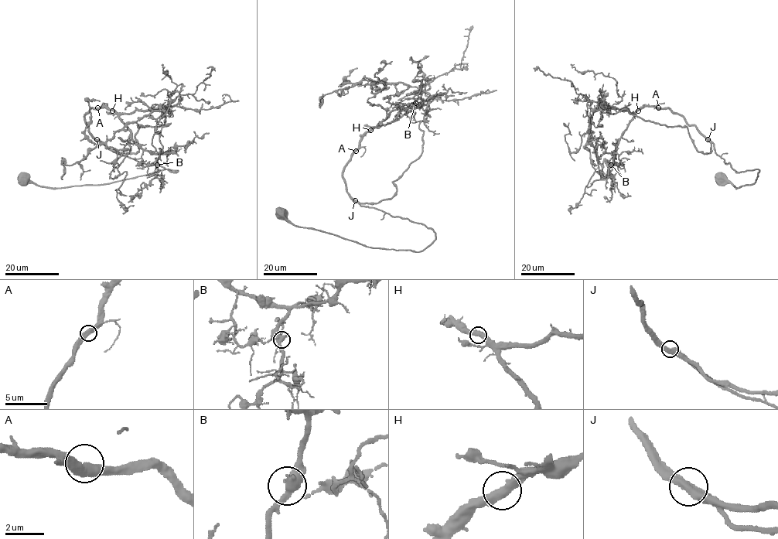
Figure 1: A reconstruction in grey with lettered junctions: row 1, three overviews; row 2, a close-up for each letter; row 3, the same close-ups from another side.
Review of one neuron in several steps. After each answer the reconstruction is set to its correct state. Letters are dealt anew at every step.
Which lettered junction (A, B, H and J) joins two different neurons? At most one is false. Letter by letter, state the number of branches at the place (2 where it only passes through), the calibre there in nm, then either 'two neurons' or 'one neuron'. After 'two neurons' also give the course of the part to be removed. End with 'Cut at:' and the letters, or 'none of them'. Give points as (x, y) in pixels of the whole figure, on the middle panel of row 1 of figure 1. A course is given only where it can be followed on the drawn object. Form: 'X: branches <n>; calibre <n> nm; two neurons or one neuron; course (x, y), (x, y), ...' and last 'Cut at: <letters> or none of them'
A: branches 2; calibre 480 nm; one neuron
B: branches 2; calibre 460 nm; one neuron
H: branches 2; calibre 480 nm; one neuron
J: branches 2; calibre 480 nm; one neuron
Cut at: none of them

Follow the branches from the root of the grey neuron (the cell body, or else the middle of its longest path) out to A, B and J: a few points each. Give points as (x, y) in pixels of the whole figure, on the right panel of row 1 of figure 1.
A: (720, 178), (738, 188), (753, 184), (759, 170), (736, 172), (694, 125), (667, 108), (658, 107)
B: (720, 178), (738, 188), (753, 184), (759, 170), (736, 172), (694, 125), (655, 106), (636, 112), (611, 165)
J: (720, 178), (738, 188), (753, 184), (759, 170), (736, 172), (715, 152), (714, 144), (708, 140)

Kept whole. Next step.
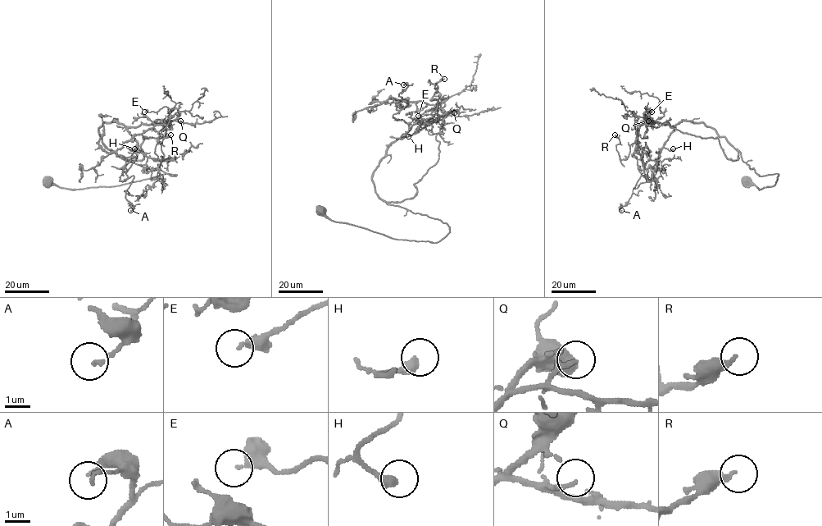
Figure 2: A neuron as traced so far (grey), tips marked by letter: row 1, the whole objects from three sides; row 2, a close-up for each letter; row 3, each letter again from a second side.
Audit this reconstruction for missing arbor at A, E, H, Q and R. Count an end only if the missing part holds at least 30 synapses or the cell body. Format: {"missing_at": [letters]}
{"missing_at": []}

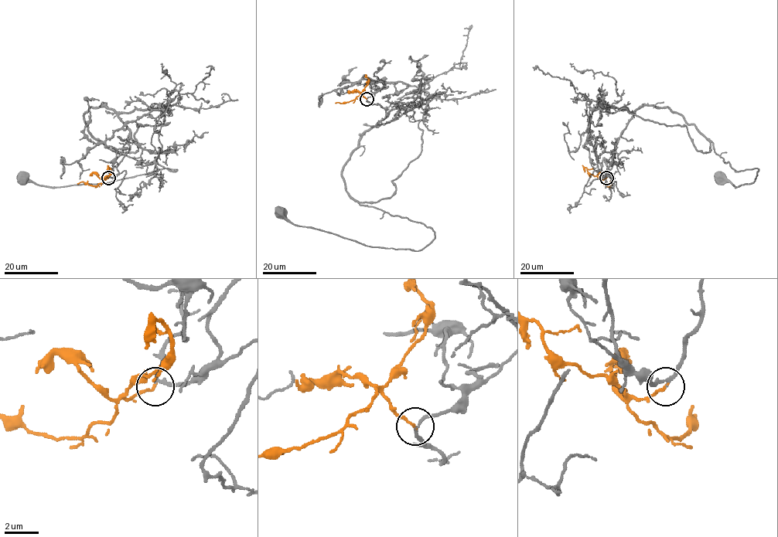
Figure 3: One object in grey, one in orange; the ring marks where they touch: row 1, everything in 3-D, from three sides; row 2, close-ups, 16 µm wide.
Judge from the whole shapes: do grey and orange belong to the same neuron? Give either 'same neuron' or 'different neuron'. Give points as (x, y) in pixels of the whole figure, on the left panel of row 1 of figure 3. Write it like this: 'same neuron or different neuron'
same neuron

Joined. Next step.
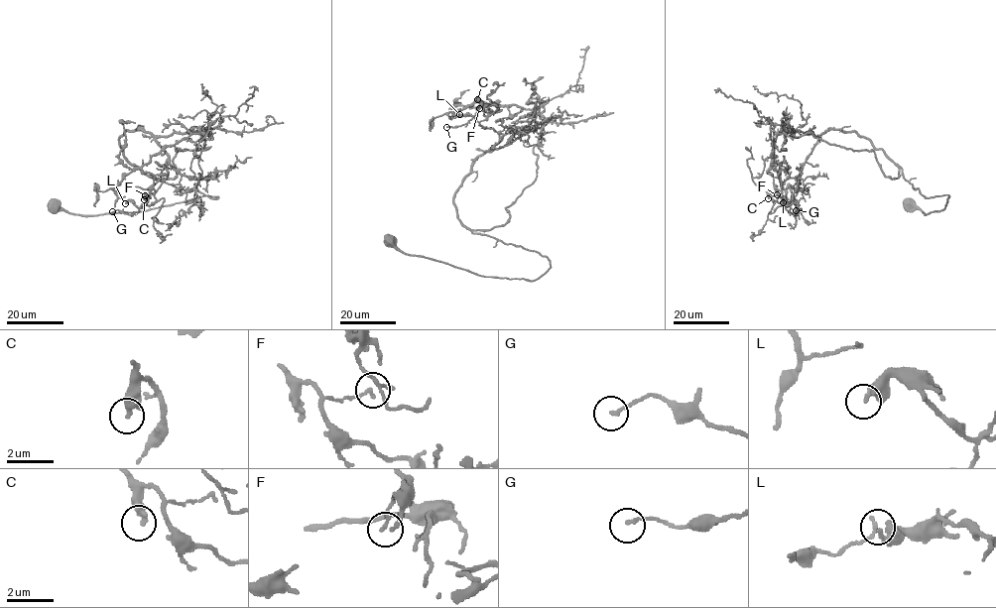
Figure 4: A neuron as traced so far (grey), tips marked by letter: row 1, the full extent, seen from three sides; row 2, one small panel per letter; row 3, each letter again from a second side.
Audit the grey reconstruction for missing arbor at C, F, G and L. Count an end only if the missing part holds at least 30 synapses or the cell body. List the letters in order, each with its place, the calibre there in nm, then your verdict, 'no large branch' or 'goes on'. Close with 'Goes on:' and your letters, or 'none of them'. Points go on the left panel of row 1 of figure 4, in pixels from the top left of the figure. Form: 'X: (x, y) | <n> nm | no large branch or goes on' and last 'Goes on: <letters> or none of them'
C: (144, 199) | 360 nm | no large branch
F: (145, 195) | 90 nm | no large branch
G: (112, 211) | 130 nm | no large branch
L: (125, 203) | 260 nm | no large branch
Goes on: none of them

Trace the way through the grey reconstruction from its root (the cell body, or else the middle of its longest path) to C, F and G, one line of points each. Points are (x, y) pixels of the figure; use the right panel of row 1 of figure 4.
C: (908, 203), (927, 214), (949, 196), (925, 197), (882, 150), (840, 129), (820, 136), (791, 205), (768, 198)
F: (908, 203), (927, 214), (949, 196), (925, 197), (882, 150), (840, 129), (820, 136), (793, 203), (777, 194)
G: (908, 203), (927, 214), (949, 196), (925, 197), (870, 141), (827, 129), (799, 172), (785, 207), (796, 210)

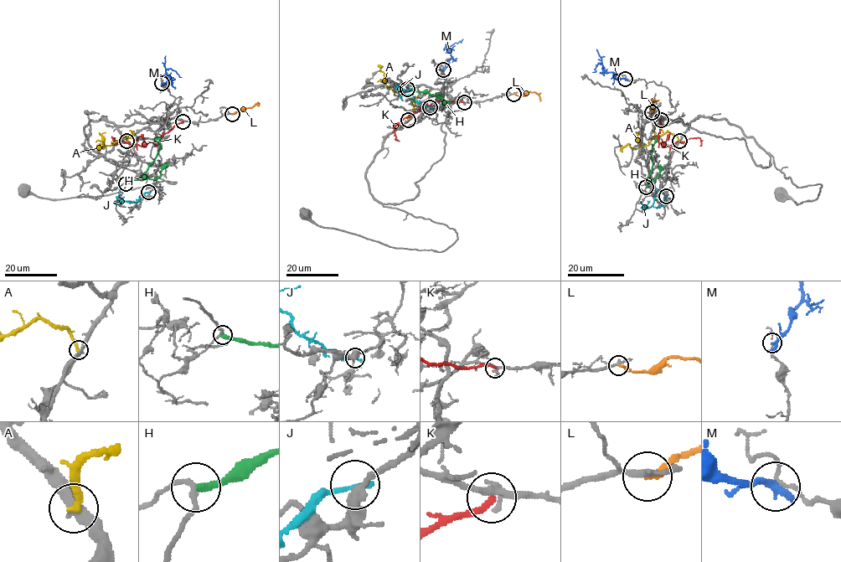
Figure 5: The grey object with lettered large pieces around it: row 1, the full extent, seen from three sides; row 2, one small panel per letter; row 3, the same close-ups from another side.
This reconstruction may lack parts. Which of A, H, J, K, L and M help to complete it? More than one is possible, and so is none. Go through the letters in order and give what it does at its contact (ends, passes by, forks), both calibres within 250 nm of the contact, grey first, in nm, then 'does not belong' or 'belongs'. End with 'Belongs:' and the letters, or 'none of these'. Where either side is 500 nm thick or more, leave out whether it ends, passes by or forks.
A: it ends | 320/280 nm | does not belong
H: it ends | 170/320 nm | does not belong
J: it ends | 400/240 nm | does not belong
K: it ends | 200/240 nm | does not belong
L: it ends | 200/200 nm | belongs
M: it ends | 120/340 nm | does not belong
Belongs: L

